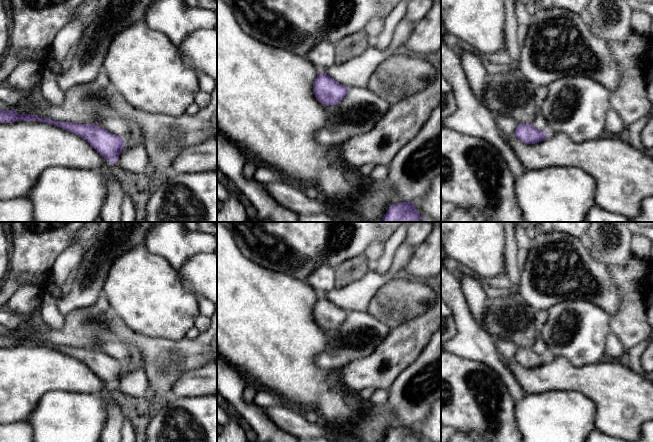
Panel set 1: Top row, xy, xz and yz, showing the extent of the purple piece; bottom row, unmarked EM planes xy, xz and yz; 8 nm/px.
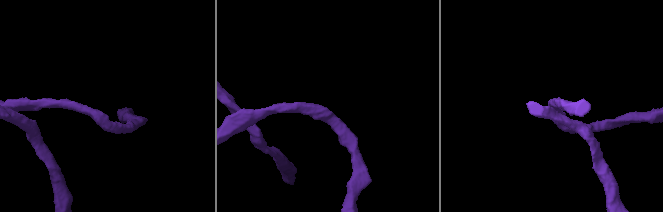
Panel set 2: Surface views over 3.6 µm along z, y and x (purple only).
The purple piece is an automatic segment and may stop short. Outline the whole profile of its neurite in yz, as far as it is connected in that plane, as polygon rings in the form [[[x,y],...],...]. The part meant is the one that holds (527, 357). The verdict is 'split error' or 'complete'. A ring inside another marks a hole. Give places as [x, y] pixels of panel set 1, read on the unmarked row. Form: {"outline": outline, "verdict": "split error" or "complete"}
{"outline": [[[520,347],[513,359],[523,367],[535,368],[543,365],[548,358],[535,352],[533,348]]], "verdict": "complete"}

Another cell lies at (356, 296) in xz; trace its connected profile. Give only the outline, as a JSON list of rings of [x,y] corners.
[[[371,270],[362,279],[346,287],[327,292],[325,298],[347,312],[367,312],[369,302],[388,279]]]

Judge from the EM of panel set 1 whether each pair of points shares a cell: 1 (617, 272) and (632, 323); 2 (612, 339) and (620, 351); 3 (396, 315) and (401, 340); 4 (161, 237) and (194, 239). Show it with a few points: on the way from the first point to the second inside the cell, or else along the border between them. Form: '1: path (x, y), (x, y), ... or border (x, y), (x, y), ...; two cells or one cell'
1: path (630, 285), (632, 287), (632, 310); one cell
2: path (613, 342), (617, 348); one cell
3: border (419, 313), (391, 328); two cells
4: path (169, 239), (186, 239); one cell

